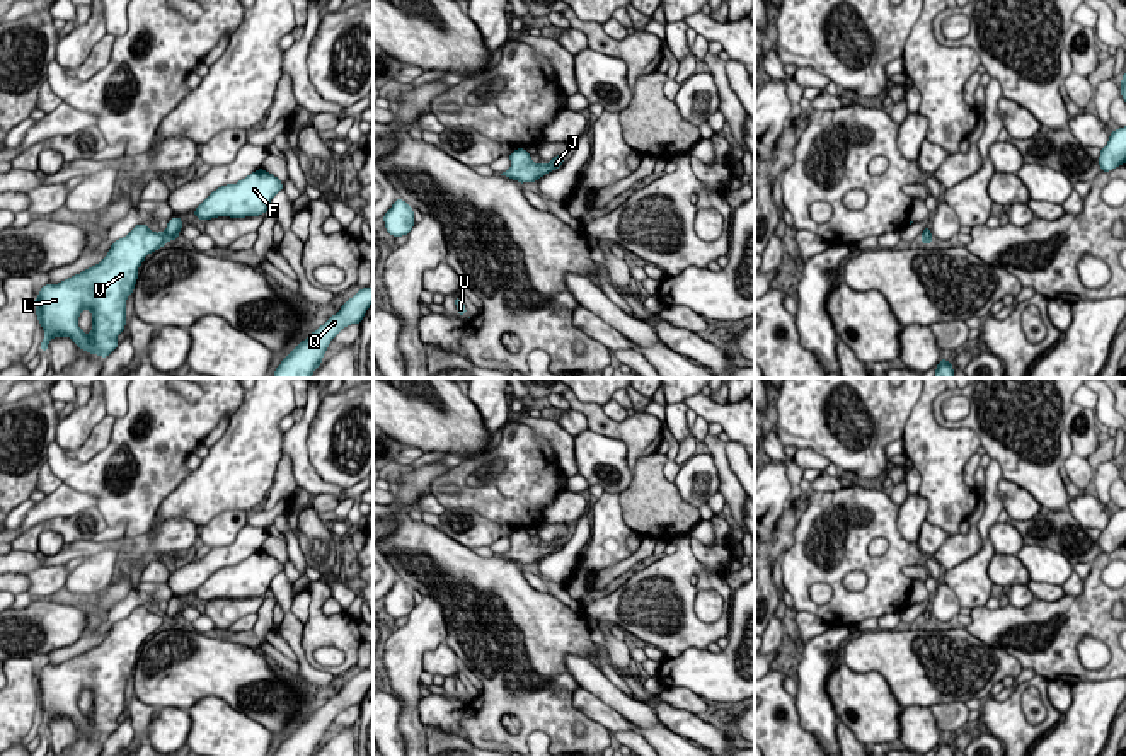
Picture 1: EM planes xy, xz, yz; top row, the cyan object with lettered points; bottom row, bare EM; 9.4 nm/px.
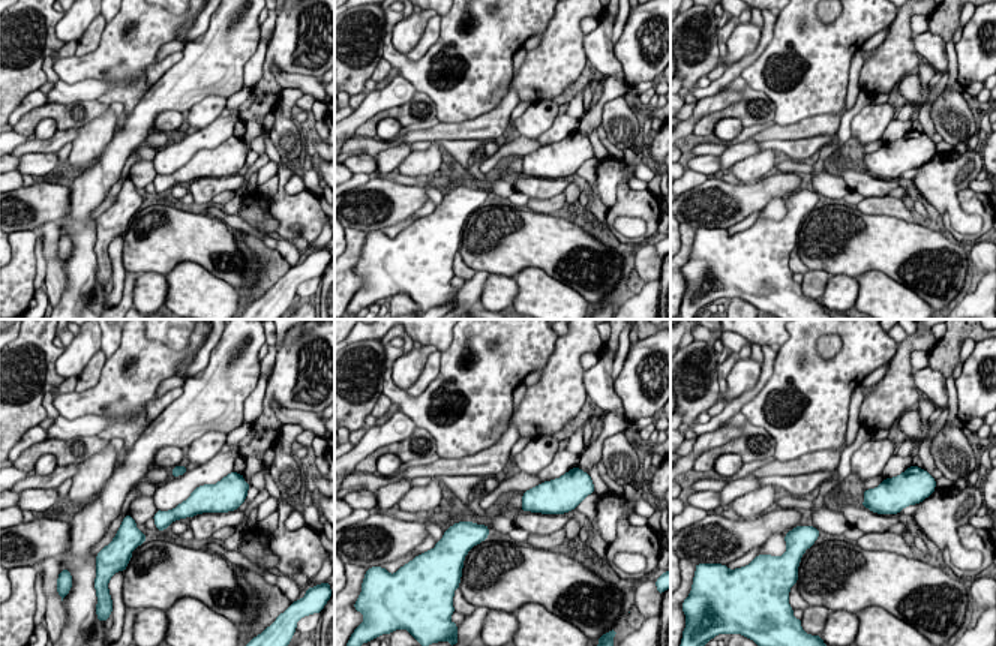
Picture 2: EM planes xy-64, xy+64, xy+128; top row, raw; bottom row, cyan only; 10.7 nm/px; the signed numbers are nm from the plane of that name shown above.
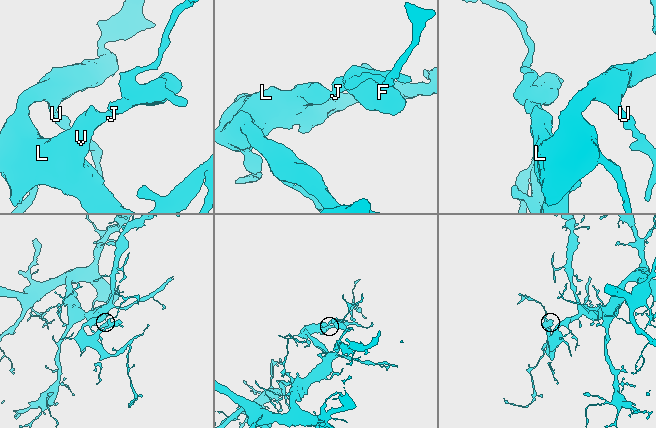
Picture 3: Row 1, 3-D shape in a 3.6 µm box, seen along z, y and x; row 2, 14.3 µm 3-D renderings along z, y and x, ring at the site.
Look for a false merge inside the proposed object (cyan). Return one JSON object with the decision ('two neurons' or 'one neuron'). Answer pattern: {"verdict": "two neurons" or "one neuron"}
{"verdict": "one neuron"}

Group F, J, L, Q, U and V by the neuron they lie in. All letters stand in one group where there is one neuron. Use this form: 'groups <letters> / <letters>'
groups F J L Q U V

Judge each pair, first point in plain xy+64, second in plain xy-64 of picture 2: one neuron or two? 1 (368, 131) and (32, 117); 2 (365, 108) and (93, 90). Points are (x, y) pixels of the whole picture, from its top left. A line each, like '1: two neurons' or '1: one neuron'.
1: one neuron
2: one neuron

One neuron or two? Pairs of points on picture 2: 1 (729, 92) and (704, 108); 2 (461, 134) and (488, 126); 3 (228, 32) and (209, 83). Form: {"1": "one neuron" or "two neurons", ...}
{"1": "one neuron", "2": "one neuron", "3": "one neuron"}

